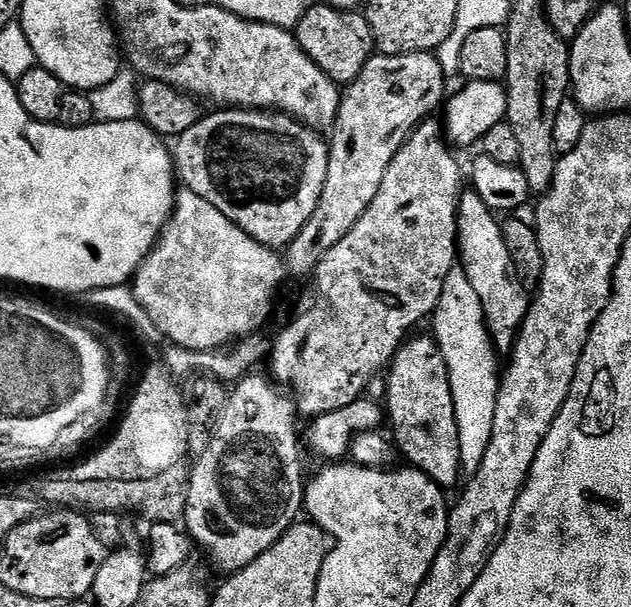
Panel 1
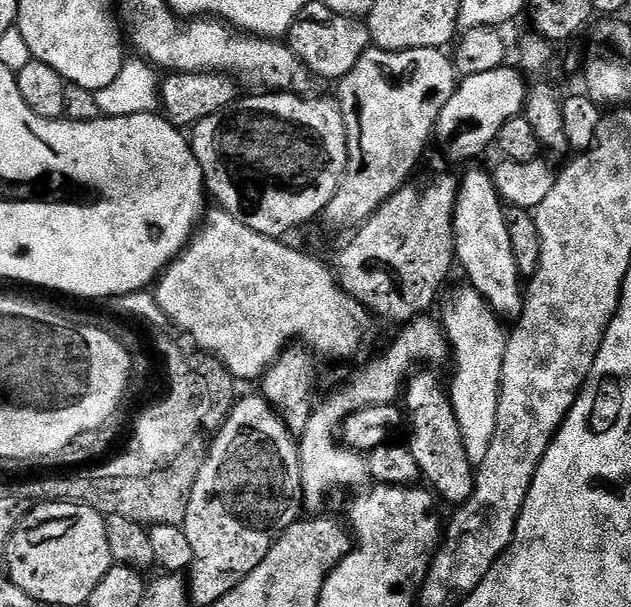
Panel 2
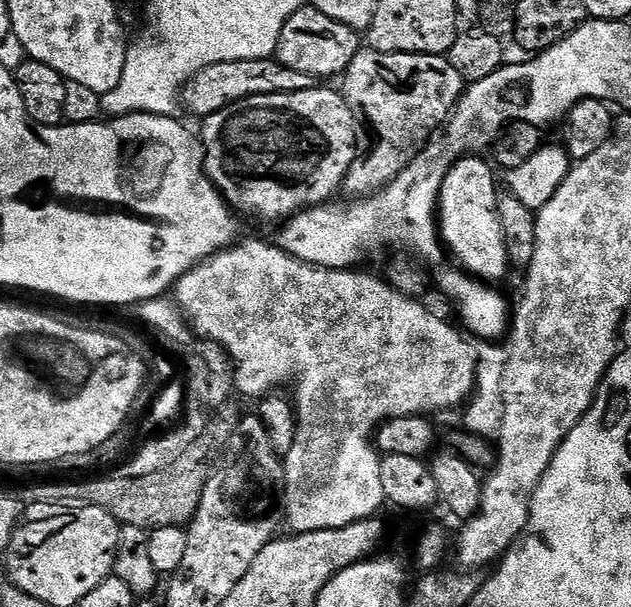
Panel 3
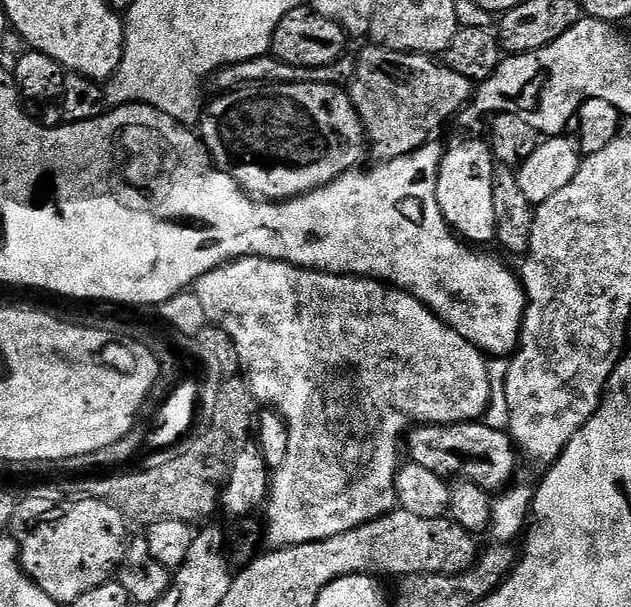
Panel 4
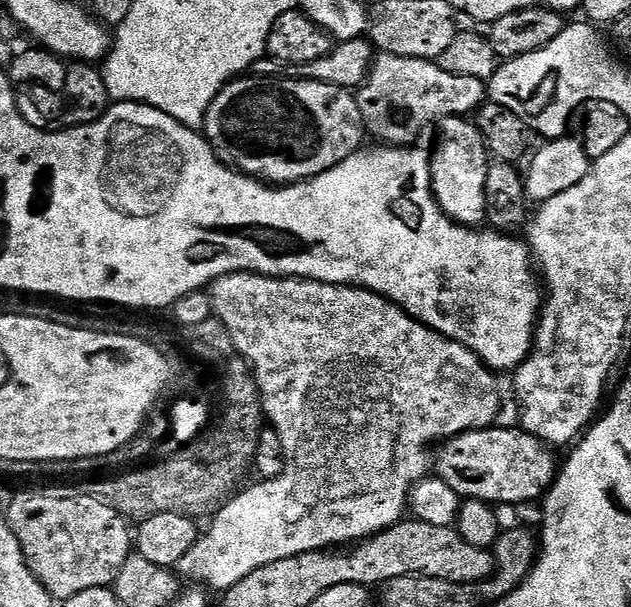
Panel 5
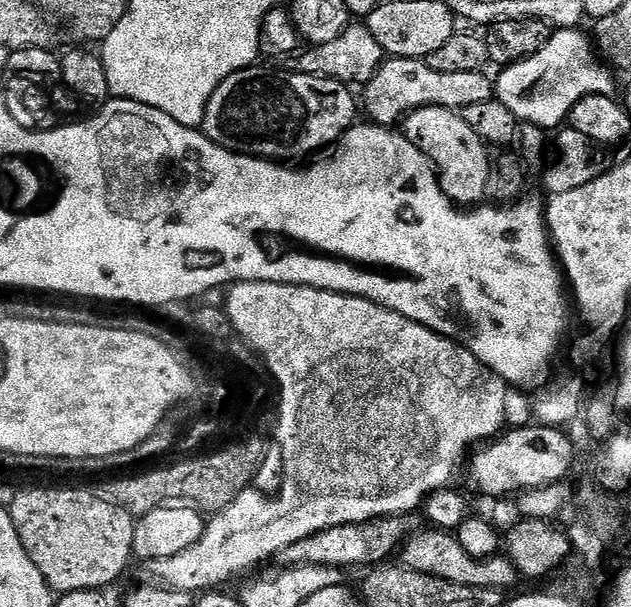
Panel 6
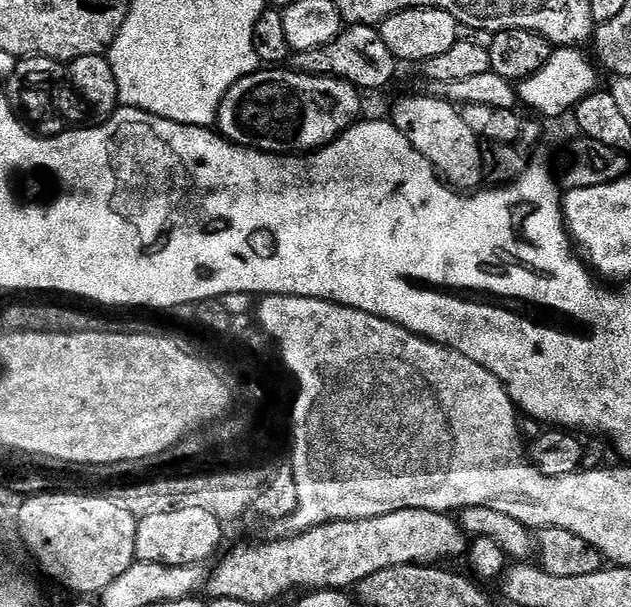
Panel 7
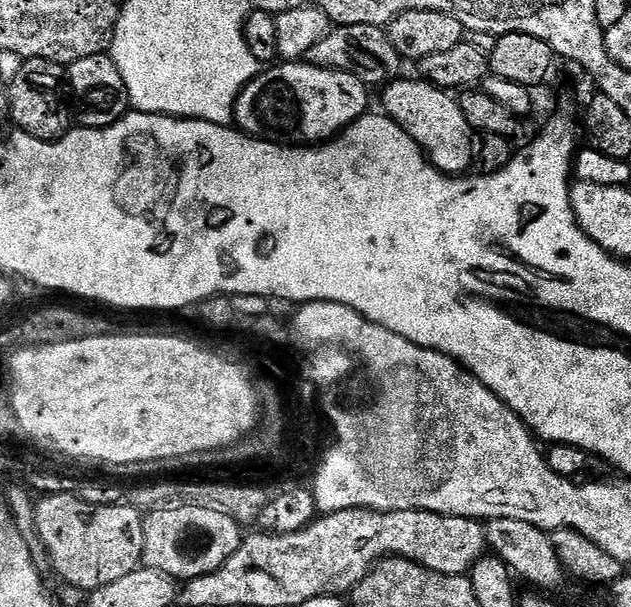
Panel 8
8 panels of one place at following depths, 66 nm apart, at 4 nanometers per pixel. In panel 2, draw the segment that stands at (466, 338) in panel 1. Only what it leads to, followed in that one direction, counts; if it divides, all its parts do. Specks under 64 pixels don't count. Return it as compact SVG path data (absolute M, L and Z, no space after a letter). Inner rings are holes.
M461 282L457 288L449 287L442 303L439 305L439 323L444 329L444 337L448 339L451 363L456 363L450 380L450 395L454 414L458 418L458 430L462 430L462 442L466 446L466 454L474 466L479 466L482 458L490 451L490 442L494 442L494 430L498 426L498 398L500 397L500 379L502 378L502 362L506 358L508 332L503 328L501 317L478 294L478 290L467 282Z

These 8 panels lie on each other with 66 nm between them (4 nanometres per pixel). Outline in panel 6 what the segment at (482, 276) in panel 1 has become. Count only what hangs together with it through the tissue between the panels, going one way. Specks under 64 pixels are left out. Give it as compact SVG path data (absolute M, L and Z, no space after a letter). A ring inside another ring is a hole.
M438 107L419 108L404 118L402 131L432 161L432 167L440 181L440 189L453 204L476 206L485 199L493 157L488 156L489 145L478 138L478 134L474 134L470 126L466 126L459 111Z

